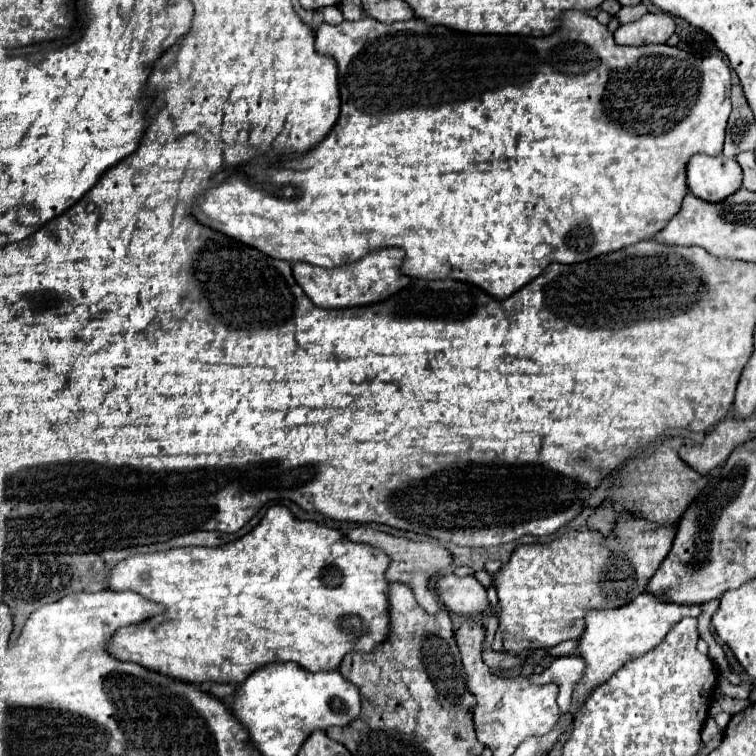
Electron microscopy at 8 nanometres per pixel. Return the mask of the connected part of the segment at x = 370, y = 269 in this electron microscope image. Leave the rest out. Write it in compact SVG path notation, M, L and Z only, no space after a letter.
M387 247L387 249L371 251L355 263L347 263L333 269L317 267L311 263L293 263L293 277L299 283L299 287L307 293L307 297L319 307L337 309L337 307L369 305L383 301L389 295L403 289L405 285L409 285L411 279L399 271L401 261L403 261L403 251L397 247Z

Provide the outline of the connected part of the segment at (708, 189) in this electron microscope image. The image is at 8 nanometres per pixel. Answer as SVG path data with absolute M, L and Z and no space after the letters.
M697 153L687 163L689 191L705 201L723 201L741 187L741 179L739 163L725 155Z

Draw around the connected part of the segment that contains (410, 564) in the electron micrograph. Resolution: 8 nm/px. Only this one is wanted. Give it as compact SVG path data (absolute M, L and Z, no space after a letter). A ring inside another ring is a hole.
M355 527L355 529L349 529L347 531L347 539L355 541L355 543L367 543L371 547L377 547L381 549L383 553L389 555L391 563L385 571L385 579L387 581L399 581L399 583L407 583L419 605L429 611L429 613L435 613L441 609L441 603L439 599L435 597L435 593L429 589L429 581L433 575L437 575L441 569L445 569L447 565L451 565L451 555L447 553L447 549L443 549L441 545L435 545L435 543L423 543L423 541L409 541L409 539L403 539L403 537L393 537L393 535L387 535L387 533L381 533L381 531L375 531L375 529L369 529L369 527Z

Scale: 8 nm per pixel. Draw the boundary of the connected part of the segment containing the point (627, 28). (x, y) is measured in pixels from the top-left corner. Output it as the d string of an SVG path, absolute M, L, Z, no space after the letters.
M647 13L633 23L625 23L615 31L619 45L665 43L675 31L675 23L667 13Z

